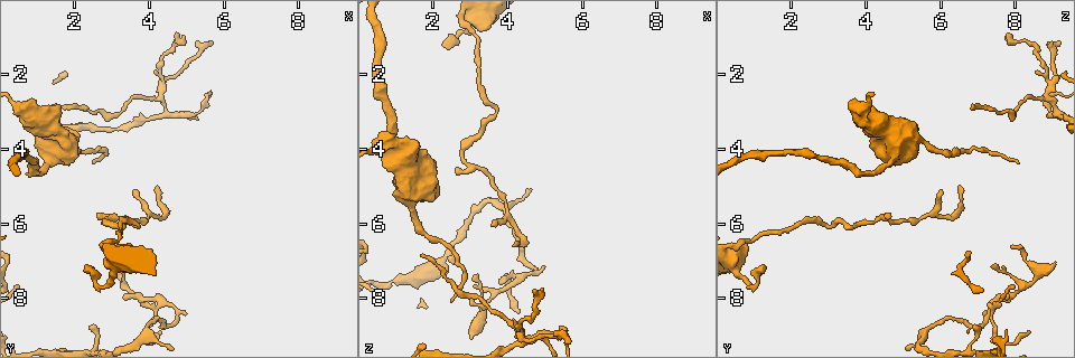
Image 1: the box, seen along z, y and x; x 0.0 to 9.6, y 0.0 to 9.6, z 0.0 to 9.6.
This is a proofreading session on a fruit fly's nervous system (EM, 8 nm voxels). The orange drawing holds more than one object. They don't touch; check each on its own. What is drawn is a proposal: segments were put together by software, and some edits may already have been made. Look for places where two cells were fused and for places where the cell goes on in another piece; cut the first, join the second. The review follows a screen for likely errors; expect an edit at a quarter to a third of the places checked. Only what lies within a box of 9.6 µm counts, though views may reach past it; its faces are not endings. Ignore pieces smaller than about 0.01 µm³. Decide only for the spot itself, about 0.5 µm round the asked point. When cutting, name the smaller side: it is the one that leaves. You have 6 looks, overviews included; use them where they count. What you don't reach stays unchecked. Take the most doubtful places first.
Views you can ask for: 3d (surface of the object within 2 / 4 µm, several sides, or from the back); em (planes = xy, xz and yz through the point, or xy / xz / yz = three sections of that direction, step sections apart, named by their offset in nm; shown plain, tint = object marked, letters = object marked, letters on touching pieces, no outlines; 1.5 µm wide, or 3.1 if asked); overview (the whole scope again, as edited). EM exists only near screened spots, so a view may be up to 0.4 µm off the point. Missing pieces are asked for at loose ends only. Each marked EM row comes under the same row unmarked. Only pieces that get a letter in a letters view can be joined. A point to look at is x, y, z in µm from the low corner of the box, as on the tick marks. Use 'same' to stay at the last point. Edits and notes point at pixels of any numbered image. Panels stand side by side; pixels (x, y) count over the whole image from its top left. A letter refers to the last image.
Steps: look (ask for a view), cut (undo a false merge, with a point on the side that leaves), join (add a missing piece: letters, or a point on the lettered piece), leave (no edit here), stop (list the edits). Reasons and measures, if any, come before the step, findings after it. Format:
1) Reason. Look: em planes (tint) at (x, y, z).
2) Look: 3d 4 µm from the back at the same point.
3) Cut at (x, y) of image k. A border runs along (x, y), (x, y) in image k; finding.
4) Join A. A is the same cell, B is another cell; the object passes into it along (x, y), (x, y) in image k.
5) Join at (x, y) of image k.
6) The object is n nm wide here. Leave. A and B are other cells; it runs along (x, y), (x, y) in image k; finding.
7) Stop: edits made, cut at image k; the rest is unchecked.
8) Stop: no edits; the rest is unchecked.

Free end. Look: 3d 4 µm at (5.00, 0.95, 7.70).

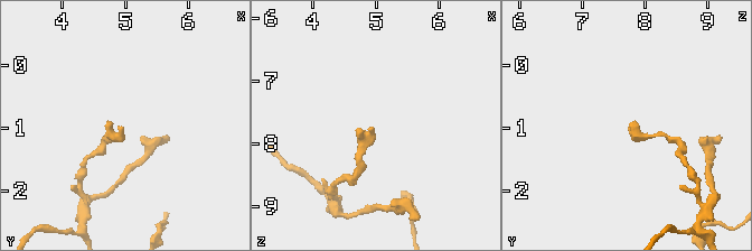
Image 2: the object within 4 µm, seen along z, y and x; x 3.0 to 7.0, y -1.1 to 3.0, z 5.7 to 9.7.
Need the tissue. Look: em xy step 4 (letters) at (4.95, 0.95, 7.70).

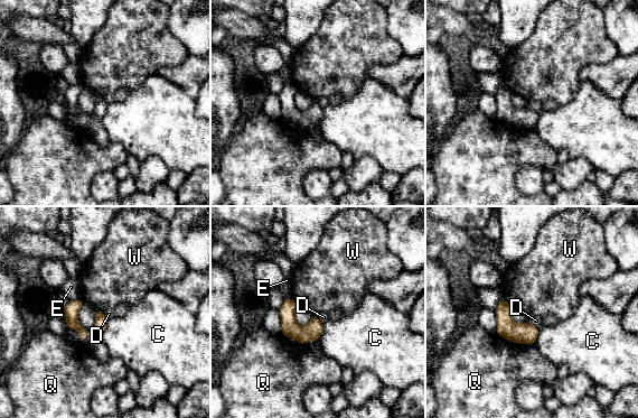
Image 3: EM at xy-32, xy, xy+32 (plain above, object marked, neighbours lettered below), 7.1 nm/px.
Another direction. Look: em planes (letters) at the same point.

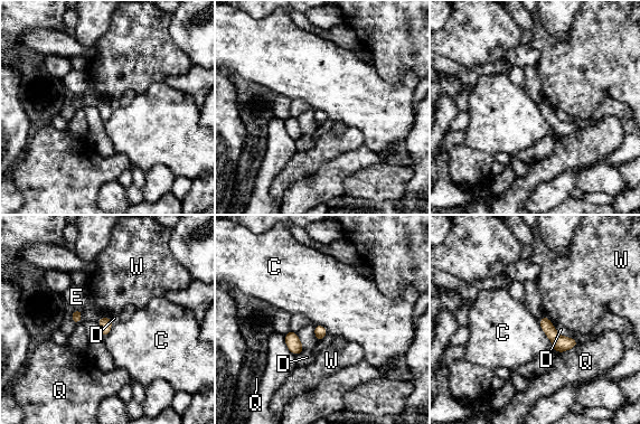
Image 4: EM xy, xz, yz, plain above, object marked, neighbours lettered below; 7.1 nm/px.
Leave. C, D, E, Q and W are other cells; a border runs along (538, 320), (542, 330), (554, 348) in image 4; no lettered piece goes on from it.

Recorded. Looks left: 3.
Sharp bend. Look: 3d 2 µm at (5.55, 2.60, 8.95).

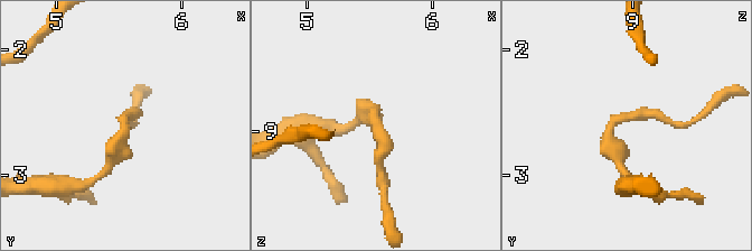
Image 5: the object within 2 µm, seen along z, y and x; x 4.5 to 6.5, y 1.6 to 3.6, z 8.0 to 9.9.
Look: em planes (letters) at (5.54, 2.58, 8.92).

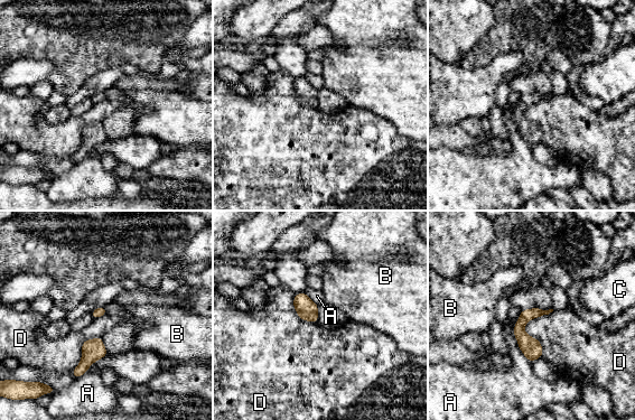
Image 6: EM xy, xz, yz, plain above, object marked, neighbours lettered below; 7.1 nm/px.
Leave. A, B, C and D are other cells; a border runs along (553, 310), (524, 327), (542, 356) in image 6; one cell here.

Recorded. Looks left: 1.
Stop: no edits; the rest is unchecked.

